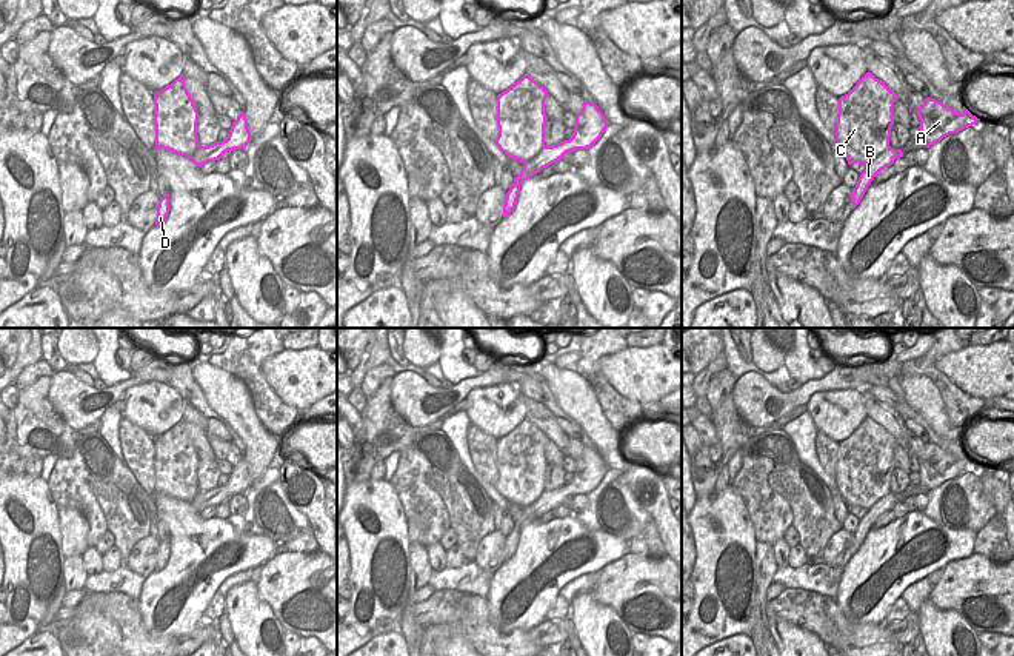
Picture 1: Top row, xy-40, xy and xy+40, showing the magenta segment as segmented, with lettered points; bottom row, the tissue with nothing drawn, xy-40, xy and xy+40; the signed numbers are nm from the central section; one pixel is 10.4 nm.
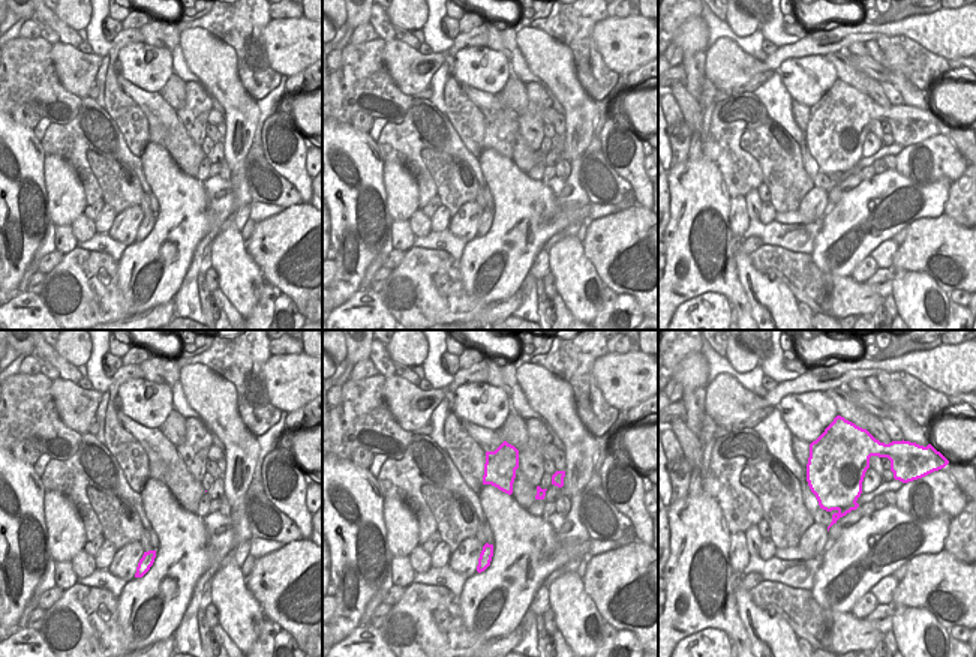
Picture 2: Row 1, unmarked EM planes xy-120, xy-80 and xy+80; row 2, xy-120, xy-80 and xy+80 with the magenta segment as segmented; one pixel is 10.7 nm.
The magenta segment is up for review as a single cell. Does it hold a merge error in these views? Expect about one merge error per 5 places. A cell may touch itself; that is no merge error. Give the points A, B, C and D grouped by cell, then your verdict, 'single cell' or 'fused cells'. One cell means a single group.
A B C D | single cell

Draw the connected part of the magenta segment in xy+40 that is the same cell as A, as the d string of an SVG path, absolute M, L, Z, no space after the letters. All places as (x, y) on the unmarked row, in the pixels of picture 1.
M926 442L923 450L917 453L920 465L920 484L926 493L940 487L949 479L956 479L968 471L976 470L980 464L972 460L965 451L963 457L957 457L942 447Z

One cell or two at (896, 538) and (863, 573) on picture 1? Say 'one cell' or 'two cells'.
one cell

